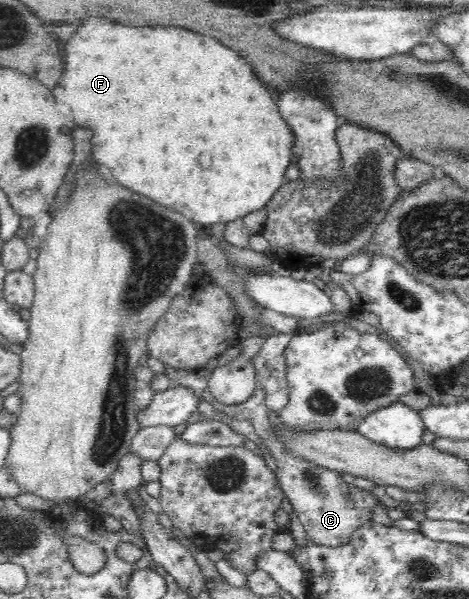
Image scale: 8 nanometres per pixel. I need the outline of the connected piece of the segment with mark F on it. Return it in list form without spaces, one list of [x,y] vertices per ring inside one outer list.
[[[89,18],[77,30],[77,34],[67,42],[67,78],[63,78],[63,82],[55,90],[55,94],[60,98],[57,104],[63,108],[64,101],[66,101],[68,112],[74,118],[75,125],[91,130],[91,134],[93,134],[91,144],[93,144],[95,160],[101,162],[103,166],[107,166],[109,172],[113,174],[113,178],[123,182],[123,186],[163,204],[167,208],[173,208],[177,212],[181,212],[181,208],[187,208],[186,217],[200,227],[207,228],[212,224],[219,224],[219,222],[226,225],[228,222],[241,220],[247,214],[267,206],[274,194],[284,185],[285,172],[291,166],[291,160],[296,157],[294,153],[295,131],[281,116],[279,106],[277,106],[275,98],[271,96],[271,92],[263,86],[263,82],[255,76],[253,68],[245,60],[246,58],[239,56],[235,50],[223,48],[217,40],[213,40],[209,36],[193,34],[189,30],[175,27],[159,28],[159,26],[157,28],[149,28],[149,26],[131,28],[131,26],[115,24],[109,18]]]

